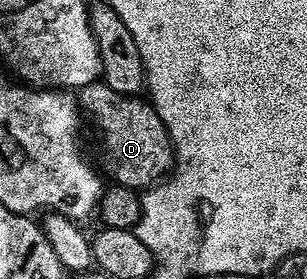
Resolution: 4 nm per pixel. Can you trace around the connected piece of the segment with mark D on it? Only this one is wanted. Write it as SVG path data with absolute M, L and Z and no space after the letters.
M98 81L80 88L79 106L88 118L89 115L93 118L101 134L101 147L105 150L104 174L109 174L114 184L148 189L170 174L175 163L173 142L152 102L136 95L115 93L104 81Z

